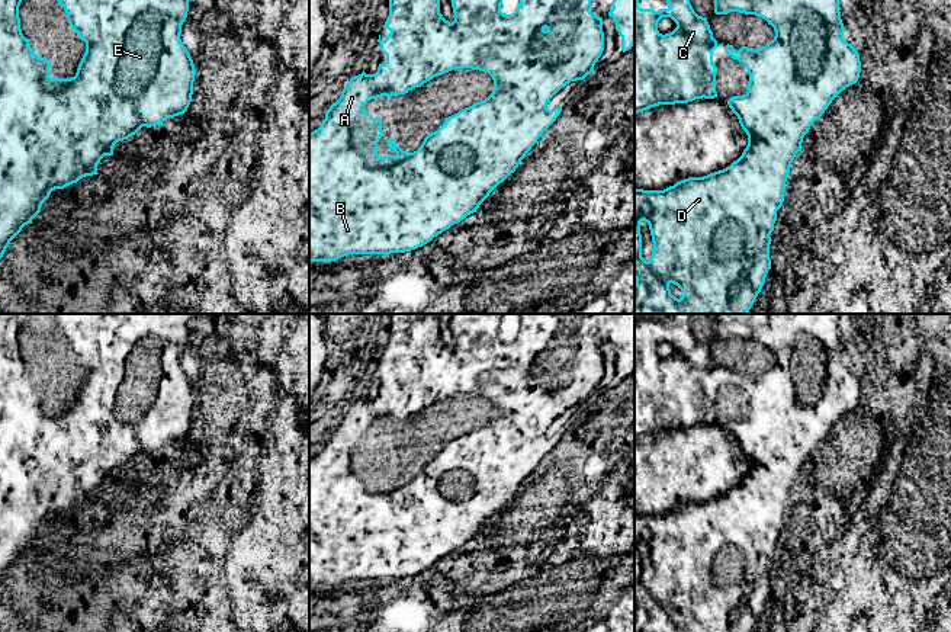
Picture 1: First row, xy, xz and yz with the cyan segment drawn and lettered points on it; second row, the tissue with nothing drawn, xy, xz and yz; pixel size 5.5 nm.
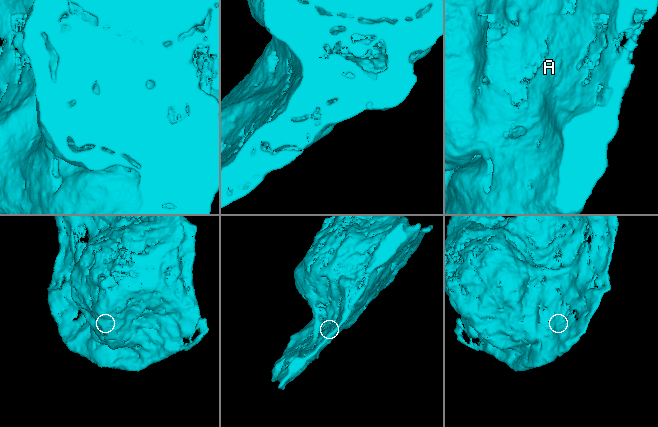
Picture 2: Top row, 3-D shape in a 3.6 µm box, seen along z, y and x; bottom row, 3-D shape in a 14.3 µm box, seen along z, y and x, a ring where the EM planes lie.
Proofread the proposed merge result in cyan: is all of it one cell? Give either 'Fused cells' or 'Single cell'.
Single cell

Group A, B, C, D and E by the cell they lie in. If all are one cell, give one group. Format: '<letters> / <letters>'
A B C D E

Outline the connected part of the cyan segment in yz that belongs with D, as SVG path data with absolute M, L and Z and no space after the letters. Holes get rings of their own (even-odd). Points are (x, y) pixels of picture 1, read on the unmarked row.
M713 314L714 339L739 337L762 343L775 356L765 372L739 376L726 370L725 378L742 388L749 400L748 417L727 426L748 461L742 481L729 493L703 503L688 503L664 516L634 513L634 632L752 632L771 594L770 570L777 536L791 488L815 446L861 398L858 376L844 365L839 337L841 314ZM640 548L649 551L653 575L650 586L642 583Z

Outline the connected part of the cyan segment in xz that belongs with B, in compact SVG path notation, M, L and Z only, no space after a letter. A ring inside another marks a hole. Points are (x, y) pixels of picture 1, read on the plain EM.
M391 314L389 341L383 350L383 355L388 355L391 359L385 366L380 365L380 360L377 365L380 376L386 381L386 388L379 389L375 400L366 400L363 397L362 400L351 402L343 414L340 424L325 437L325 445L321 452L309 459L309 587L335 587L348 580L391 580L411 577L423 572L452 551L476 538L489 519L515 497L526 479L560 440L562 433L555 433L552 436L546 433L549 426L571 407L584 405L594 397L594 391L604 376L603 343L591 339L591 324L595 314L515 314L520 321L520 328L513 340L504 340L501 337L502 320L505 315L507 314L453 314L452 333L454 346L450 349L440 339L440 321L434 314ZM456 394L472 394L488 398L494 405L492 418L485 426L476 427L446 443L437 456L424 463L417 477L407 478L392 465L386 465L389 475L393 475L396 479L380 482L377 479L377 468L383 462L382 446L373 443L363 432L369 426L382 421L392 423L405 420L415 413L421 413L434 402Z

